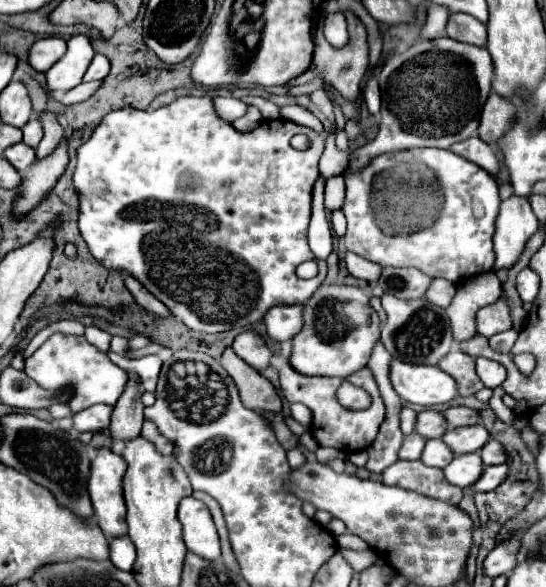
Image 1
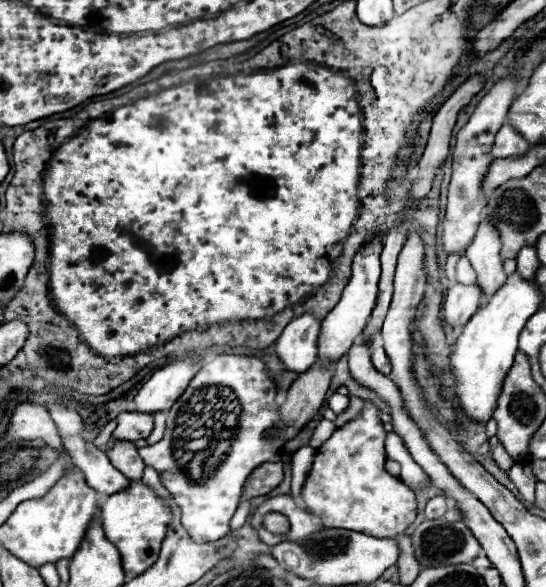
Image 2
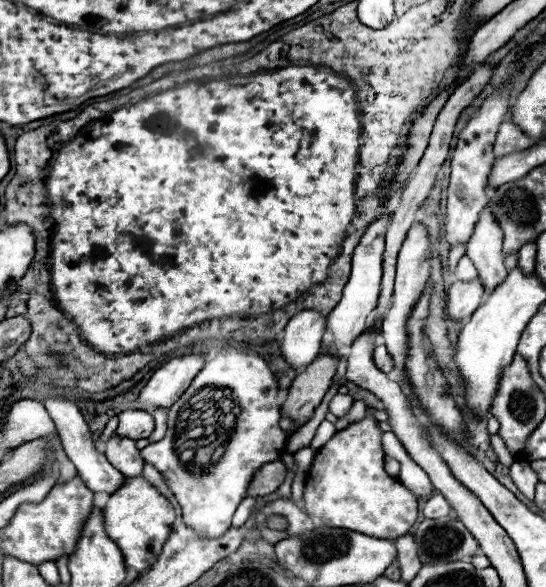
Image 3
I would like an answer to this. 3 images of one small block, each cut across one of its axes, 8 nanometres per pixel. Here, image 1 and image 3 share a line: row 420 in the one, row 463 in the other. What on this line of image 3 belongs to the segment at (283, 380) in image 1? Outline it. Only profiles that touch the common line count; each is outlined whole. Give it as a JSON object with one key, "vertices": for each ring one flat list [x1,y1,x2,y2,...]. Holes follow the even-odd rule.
{"vertices":[[368,406,366,416,360,422,350,424,348,428,336,432,332,440,328,440,318,452,312,462,312,468,306,476,304,486,304,510,308,516,312,516,322,526,334,526,334,528,348,528,366,536,374,538,386,538,396,540,404,536,418,516,418,502,410,490,406,490,396,478,388,476,382,468,382,432,376,426,376,420,372,416,372,408]]}

